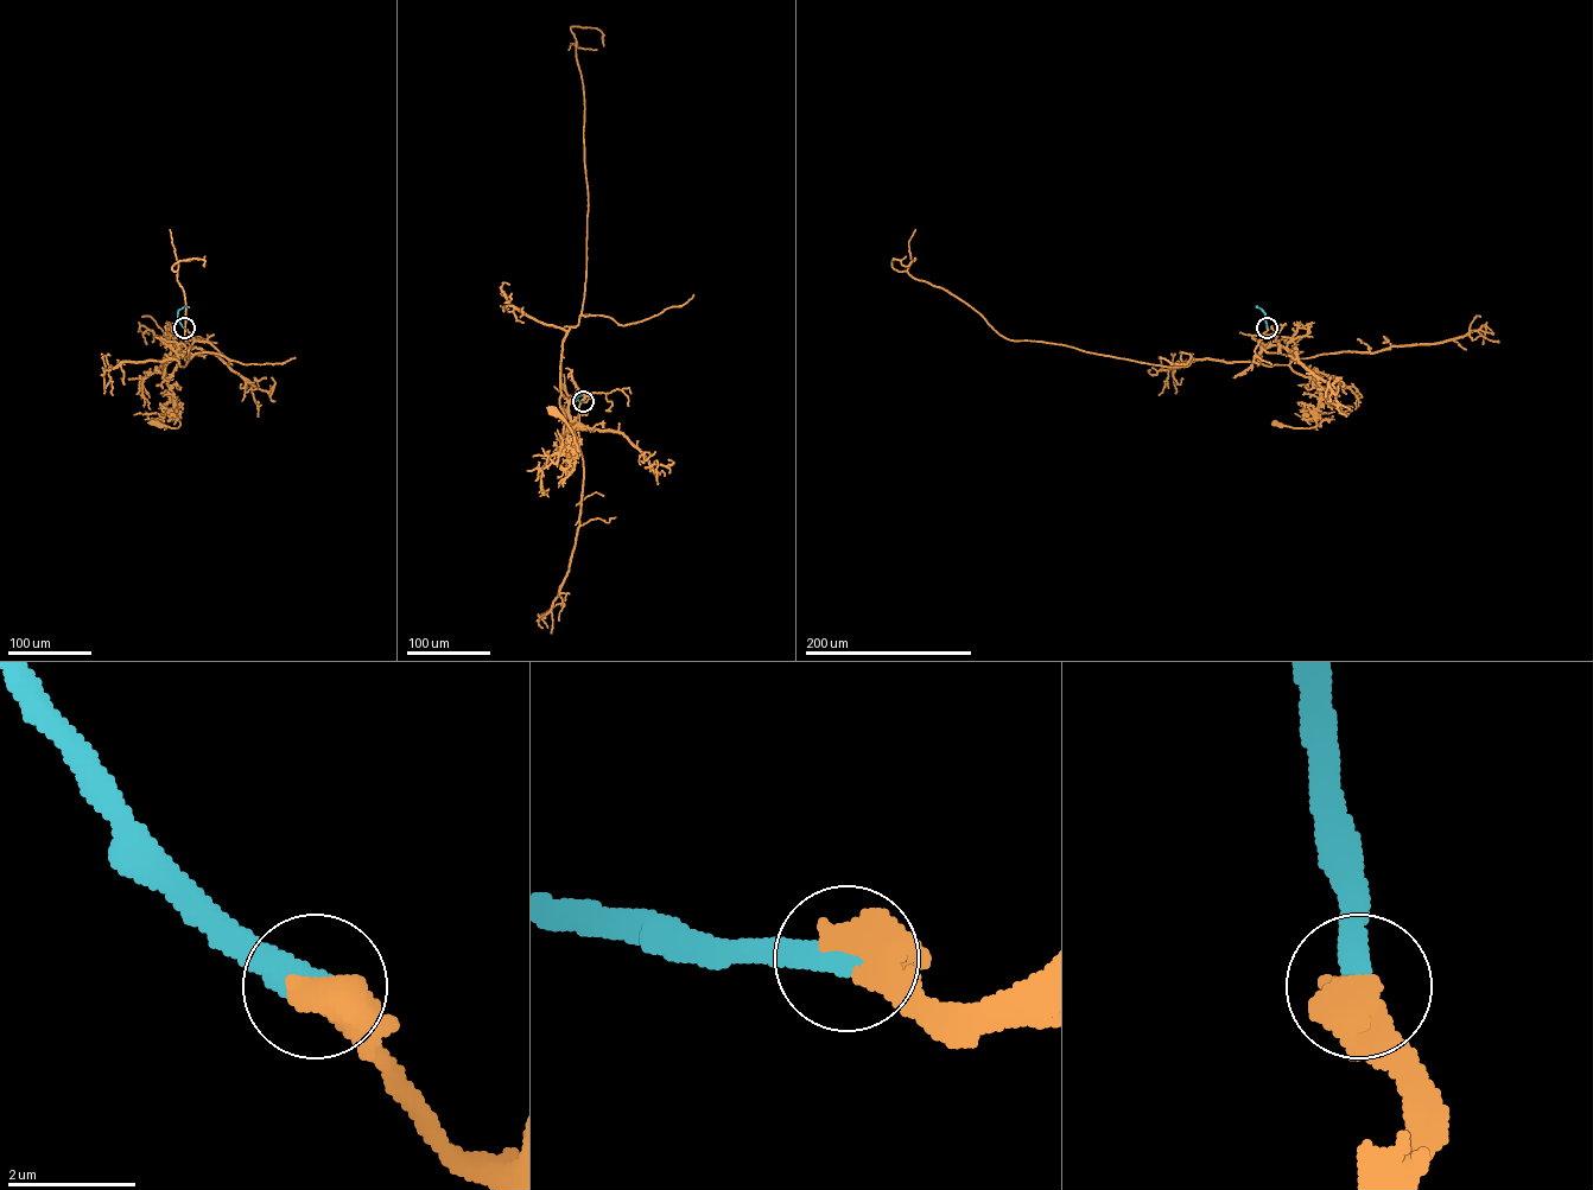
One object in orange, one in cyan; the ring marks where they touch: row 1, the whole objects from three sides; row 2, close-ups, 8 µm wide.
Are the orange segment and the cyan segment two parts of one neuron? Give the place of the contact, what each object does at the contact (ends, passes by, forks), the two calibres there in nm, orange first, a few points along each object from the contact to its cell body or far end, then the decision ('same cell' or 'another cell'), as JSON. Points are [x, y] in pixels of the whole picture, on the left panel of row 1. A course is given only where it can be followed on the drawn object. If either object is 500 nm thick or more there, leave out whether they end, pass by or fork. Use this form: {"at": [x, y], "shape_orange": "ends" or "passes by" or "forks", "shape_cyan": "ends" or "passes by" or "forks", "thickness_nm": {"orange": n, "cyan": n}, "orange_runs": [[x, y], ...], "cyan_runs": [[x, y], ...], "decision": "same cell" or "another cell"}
{"at": [184, 328], "thickness_nm": {"orange": 700, "cyan": 550}, "orange_runs": [[184, 328], [194, 343], [179, 355], [169, 358], [164, 370], [181, 425], [171, 427], [154, 422]], "cyan_runs": [[184, 328], [178, 311], [189, 307]], "decision": "same cell"}

